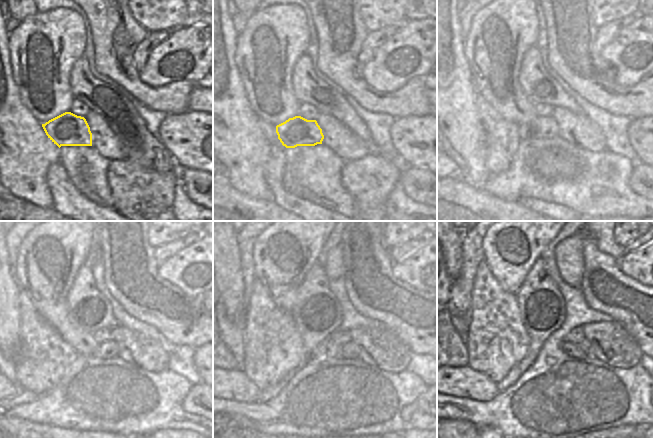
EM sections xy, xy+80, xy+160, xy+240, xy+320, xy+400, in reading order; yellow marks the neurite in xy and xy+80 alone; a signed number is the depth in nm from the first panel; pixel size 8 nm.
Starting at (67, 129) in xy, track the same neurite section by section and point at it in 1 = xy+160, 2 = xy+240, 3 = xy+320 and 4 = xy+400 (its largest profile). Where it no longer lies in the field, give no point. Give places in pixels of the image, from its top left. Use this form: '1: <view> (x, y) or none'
1: xy+160 (543, 126)
2: xy+240 (109, 349)
3: xy+320 (350, 350)
4: xy+400 (584, 345)

